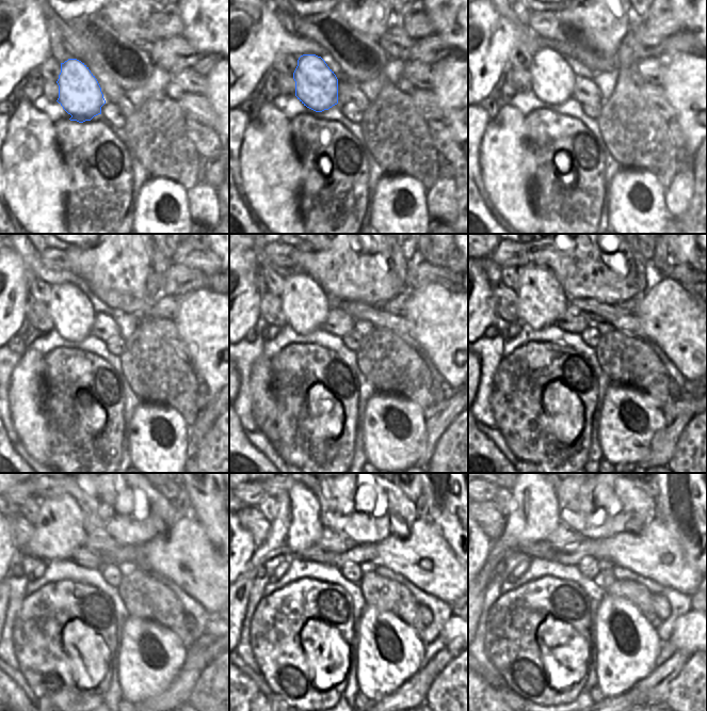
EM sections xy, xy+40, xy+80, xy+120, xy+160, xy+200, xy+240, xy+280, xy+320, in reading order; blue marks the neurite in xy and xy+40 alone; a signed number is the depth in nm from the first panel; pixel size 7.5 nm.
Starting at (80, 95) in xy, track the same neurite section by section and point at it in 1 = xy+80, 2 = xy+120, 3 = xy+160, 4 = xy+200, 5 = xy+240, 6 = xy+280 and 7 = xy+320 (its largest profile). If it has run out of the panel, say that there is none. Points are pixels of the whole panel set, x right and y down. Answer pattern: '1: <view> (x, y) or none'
1: xy+80 (552, 79)
2: xy+120 (69, 307)
3: xy+160 (305, 303)
4: xy+200 (542, 300)
5: xy+240 (60, 531)
6: xy+280 (298, 525)
7: xy+320 (534, 515)

